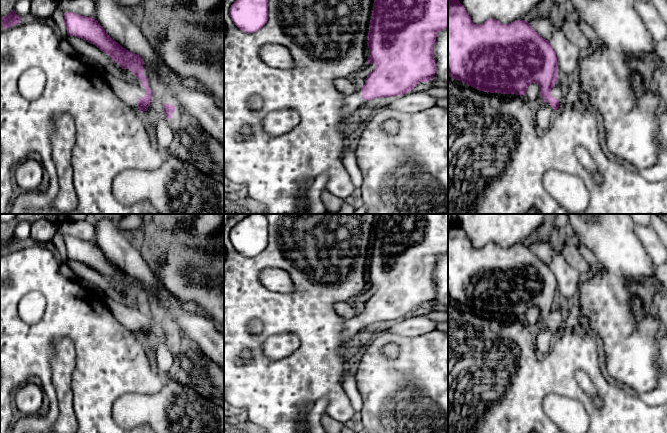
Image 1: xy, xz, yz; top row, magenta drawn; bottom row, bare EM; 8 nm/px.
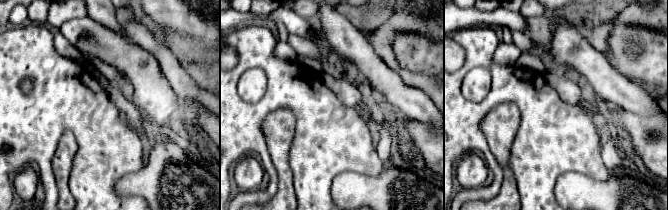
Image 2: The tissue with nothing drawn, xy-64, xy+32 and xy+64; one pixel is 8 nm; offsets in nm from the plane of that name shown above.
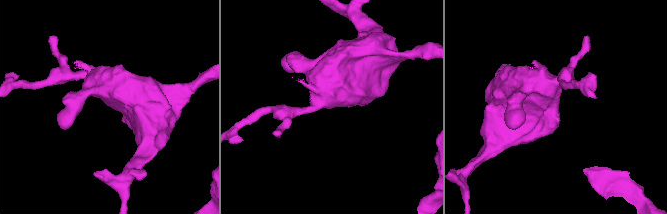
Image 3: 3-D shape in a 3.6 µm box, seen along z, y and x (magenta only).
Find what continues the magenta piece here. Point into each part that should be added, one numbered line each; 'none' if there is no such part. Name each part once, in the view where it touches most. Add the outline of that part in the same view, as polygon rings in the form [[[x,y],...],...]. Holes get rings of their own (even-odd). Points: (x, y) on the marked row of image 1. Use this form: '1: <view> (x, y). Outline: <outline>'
1: xy (129, 90). Outline: [[[113,71],[104,72],[104,76],[110,88],[124,103],[137,108],[137,100],[145,95],[145,89],[141,83]]]

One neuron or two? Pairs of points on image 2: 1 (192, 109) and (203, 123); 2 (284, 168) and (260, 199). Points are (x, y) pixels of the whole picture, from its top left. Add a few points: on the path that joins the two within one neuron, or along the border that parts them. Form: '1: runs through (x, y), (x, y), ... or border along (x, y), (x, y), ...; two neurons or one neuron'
1: runs through (195, 112), (203, 120); one neuron
2: border along (270, 155), (278, 178), (277, 191), (273, 199); two neurons

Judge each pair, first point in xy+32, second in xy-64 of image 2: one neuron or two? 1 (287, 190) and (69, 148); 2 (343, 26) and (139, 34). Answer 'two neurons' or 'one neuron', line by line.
1: one neuron
2: two neurons

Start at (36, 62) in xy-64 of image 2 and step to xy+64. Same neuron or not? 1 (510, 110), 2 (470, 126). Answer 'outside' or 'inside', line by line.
1: outside
2: inside

